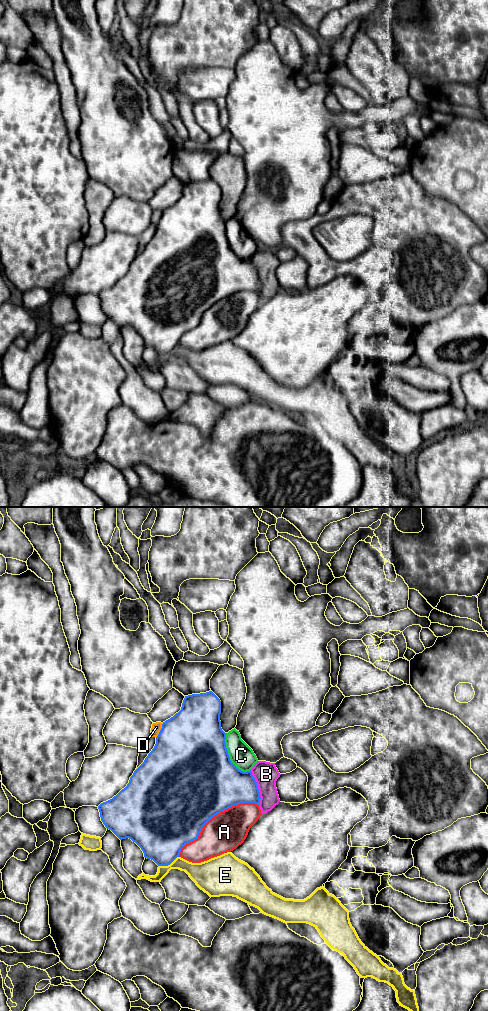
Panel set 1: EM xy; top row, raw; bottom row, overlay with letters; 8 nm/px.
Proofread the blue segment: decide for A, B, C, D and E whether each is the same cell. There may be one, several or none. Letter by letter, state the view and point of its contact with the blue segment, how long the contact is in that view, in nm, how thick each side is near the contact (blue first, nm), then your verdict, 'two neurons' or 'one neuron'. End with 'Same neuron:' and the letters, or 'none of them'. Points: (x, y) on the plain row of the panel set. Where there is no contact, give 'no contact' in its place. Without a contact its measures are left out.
A: xy (213, 304) | 750 nm | 500/320 nm | two neurons
B: xy (257, 275) | 280 nm | 320/190 nm | two neurons
C: xy (228, 244) | 360 nm | 500/190 nm | two neurons
D: xy (160, 218) | 130 nm | 500/80 nm | two neurons
E: xy (168, 352) | 180 nm | 400/160 nm | two neurons
Same neuron: none of them

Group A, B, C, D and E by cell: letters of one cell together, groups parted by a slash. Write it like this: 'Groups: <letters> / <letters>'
Groups: A / B / C / D / E

